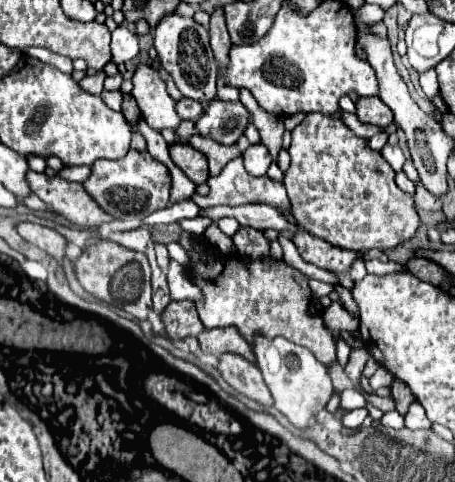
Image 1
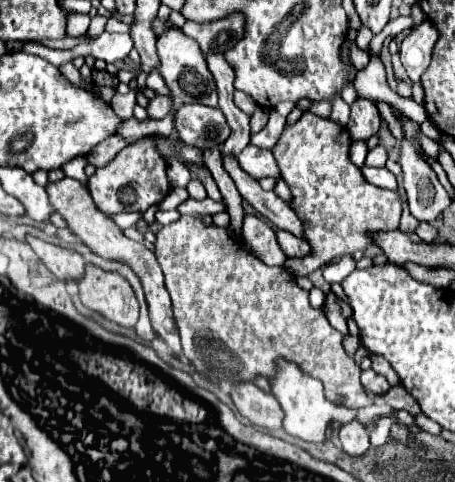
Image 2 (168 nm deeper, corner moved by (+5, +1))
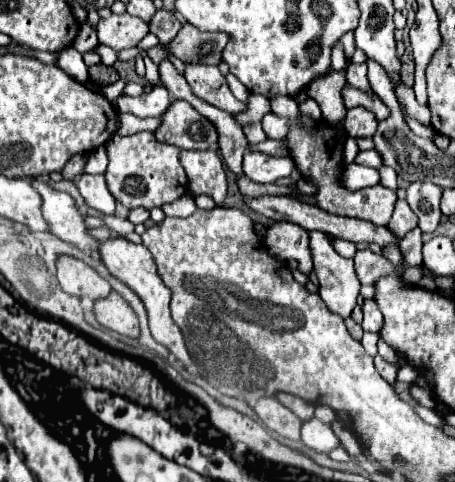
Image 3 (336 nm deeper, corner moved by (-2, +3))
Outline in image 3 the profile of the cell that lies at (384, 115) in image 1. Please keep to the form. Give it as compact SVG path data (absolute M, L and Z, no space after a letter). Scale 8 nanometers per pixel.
M362 106L350 108L346 118L344 118L344 130L352 136L352 138L368 138L374 136L376 132L376 116L372 112L368 112Z

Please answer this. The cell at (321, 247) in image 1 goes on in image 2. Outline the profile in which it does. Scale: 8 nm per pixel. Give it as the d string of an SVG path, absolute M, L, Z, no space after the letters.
M277 230L277 240L287 258L303 258L311 252L311 246L305 240L301 240L285 230Z

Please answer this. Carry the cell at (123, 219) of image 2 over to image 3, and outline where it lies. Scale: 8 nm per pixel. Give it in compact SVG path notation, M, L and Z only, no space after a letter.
M82 174L78 184L80 184L80 194L90 208L94 208L102 214L114 214L116 212L116 202L114 202L112 194L108 192L102 174L100 176Z

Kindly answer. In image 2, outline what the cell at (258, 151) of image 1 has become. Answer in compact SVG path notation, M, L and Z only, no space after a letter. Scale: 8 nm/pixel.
M249 144L249 146L245 146L245 150L241 150L237 160L239 160L239 166L255 180L281 178L279 166L277 166L271 150L263 150L263 148Z

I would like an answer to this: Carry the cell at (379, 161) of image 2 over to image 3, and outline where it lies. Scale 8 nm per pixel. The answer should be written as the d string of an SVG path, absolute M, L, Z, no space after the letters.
M366 150L366 152L360 152L358 158L356 158L358 164L362 166L370 166L370 168L382 168L384 162L382 162L382 156L376 152L376 150Z

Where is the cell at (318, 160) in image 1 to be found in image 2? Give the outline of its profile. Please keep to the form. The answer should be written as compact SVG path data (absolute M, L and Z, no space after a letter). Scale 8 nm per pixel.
M305 112L295 124L287 124L283 128L279 142L271 150L279 164L281 178L291 188L295 212L305 226L305 238L311 246L309 256L299 259L287 258L285 268L293 276L308 276L309 272L323 268L327 262L331 262L343 254L351 254L355 250L365 250L367 246L371 246L371 238L367 236L367 232L387 232L387 230L399 228L401 200L399 200L397 192L383 190L383 188L377 188L377 186L365 182L361 176L361 170L349 160L349 144L351 144L351 138L343 126L339 126L337 122L333 122L329 118L321 118L311 112Z

